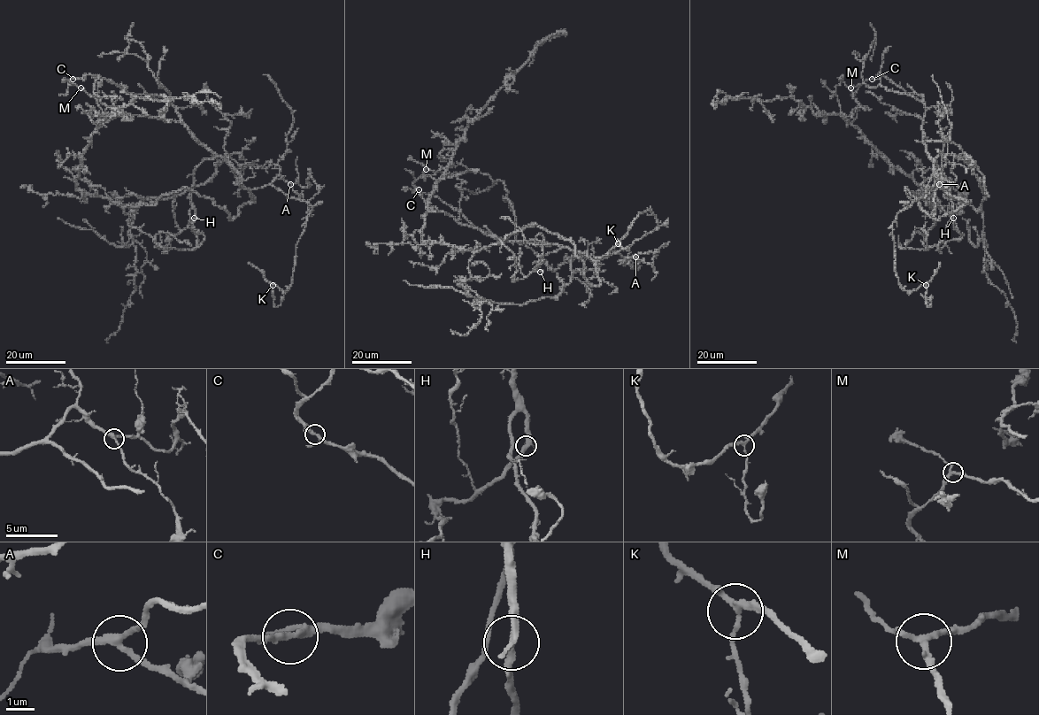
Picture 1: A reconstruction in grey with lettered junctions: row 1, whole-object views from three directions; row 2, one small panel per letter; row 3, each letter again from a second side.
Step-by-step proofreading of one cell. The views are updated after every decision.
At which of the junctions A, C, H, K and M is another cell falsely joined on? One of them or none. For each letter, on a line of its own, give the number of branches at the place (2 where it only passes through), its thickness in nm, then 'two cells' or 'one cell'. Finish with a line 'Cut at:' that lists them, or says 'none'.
A: 3 | 240 nm | one cell
C: 3 | 200 nm | one cell
H: 3 | 240 nm | one cell
K: 3 | 200 nm | one cell
M: 3 | 190 nm | one cell
Cut at: none

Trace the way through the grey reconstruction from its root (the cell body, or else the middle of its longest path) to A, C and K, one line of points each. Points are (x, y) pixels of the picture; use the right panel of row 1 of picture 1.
A: (983, 199), (972, 166), (954, 155), (936, 158), (935, 181), (942, 188), (935, 184), (939, 174), (939, 184)
C: (983, 199), (967, 162), (945, 154), (934, 160), (927, 152), (923, 96), (884, 76), (872, 79)
K: (983, 199), (972, 166), (941, 154), (942, 188), (897, 214), (898, 282), (926, 285)

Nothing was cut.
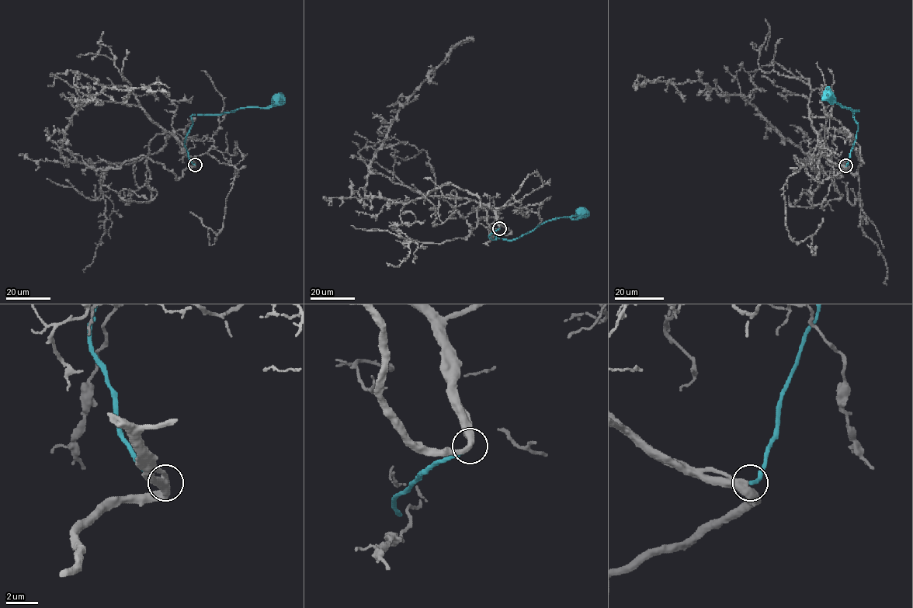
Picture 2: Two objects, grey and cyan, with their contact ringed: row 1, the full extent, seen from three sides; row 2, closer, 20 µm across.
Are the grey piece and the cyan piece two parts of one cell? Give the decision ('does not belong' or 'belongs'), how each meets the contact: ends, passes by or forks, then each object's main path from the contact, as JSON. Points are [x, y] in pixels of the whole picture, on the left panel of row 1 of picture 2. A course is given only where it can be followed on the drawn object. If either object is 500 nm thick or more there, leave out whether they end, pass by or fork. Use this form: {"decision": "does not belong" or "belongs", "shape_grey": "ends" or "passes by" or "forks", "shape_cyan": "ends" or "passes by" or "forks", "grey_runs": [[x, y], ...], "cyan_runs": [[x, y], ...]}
{"decision": "belongs", "shape_grey": "passes by", "shape_cyan": "ends", "grey_runs": [[195, 165], [176, 180], [144, 156], [91, 168], [60, 155], [71, 116], [104, 88], [169, 96]], "cyan_runs": [[195, 165], [189, 158], [185, 144], [192, 124], [191, 116], [219, 115], [243, 108], [269, 108], [277, 100]]}

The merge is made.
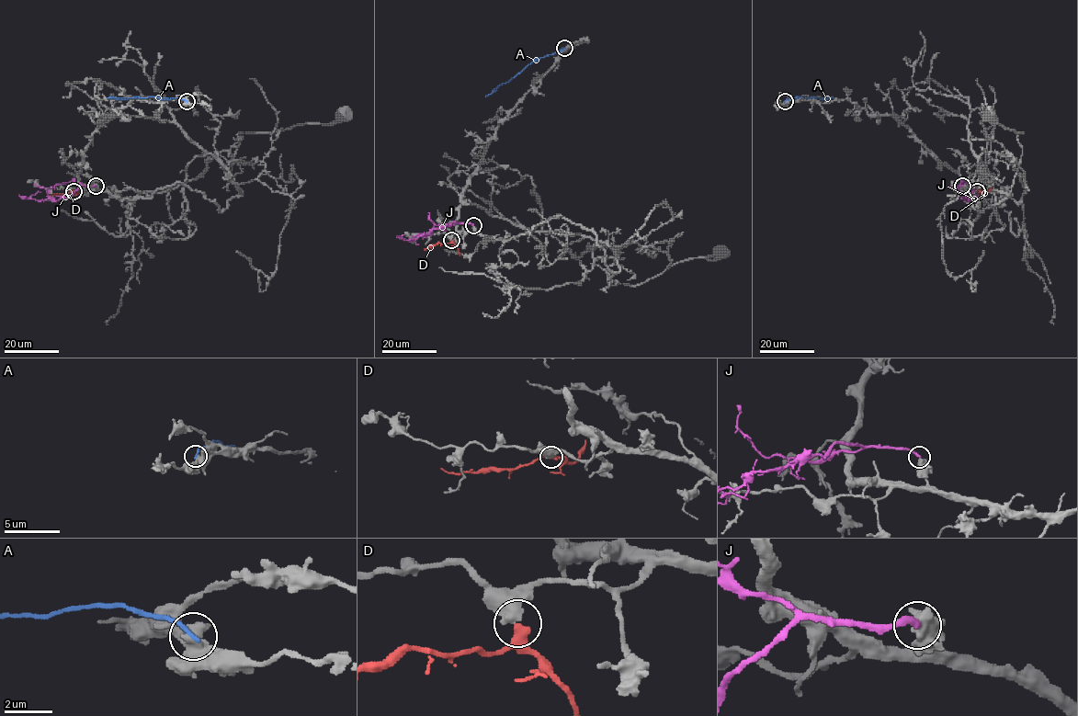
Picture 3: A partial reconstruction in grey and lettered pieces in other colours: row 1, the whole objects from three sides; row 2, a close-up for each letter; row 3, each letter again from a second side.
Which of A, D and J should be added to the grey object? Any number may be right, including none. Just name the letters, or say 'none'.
none

